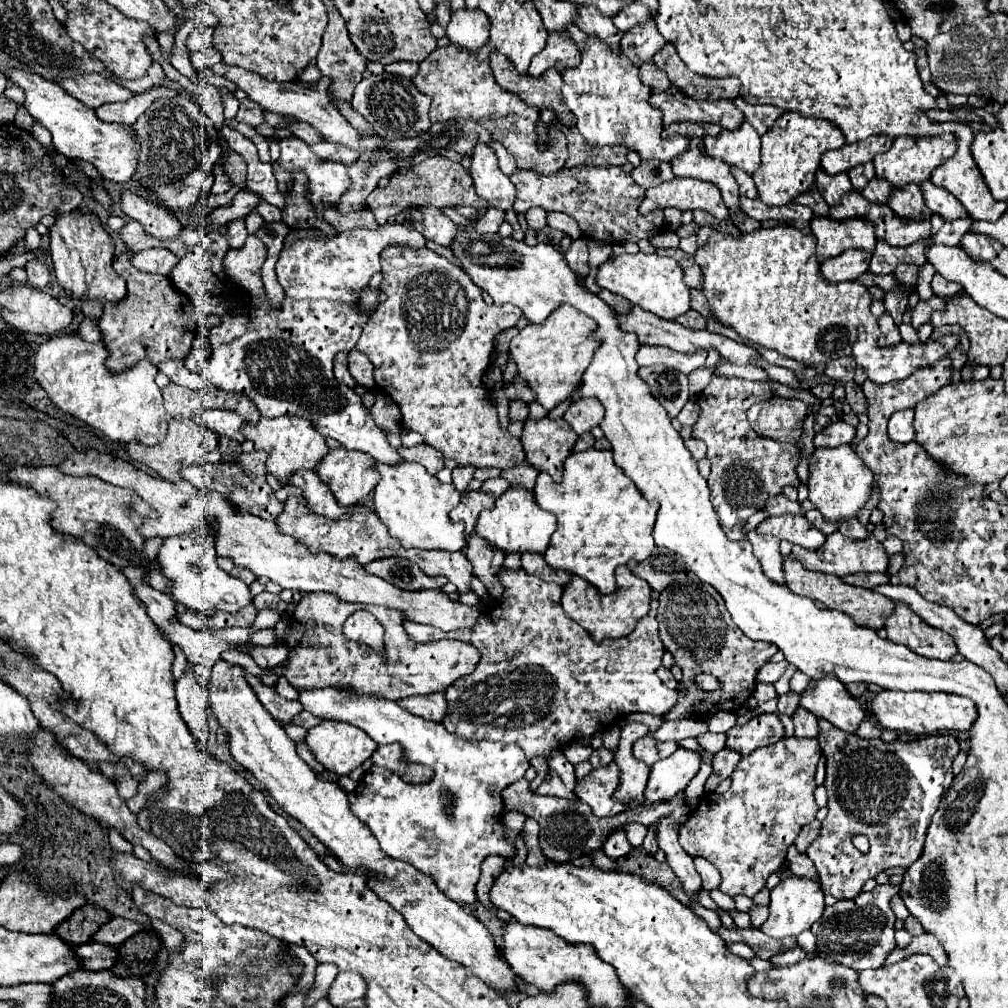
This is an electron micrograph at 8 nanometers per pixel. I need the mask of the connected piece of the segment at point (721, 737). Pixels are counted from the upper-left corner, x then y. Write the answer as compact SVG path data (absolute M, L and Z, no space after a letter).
M704 733L704 735L700 735L698 737L698 743L704 747L704 749L708 749L710 753L718 753L718 751L722 751L726 745L724 745L724 741L726 741L726 735L724 733Z

